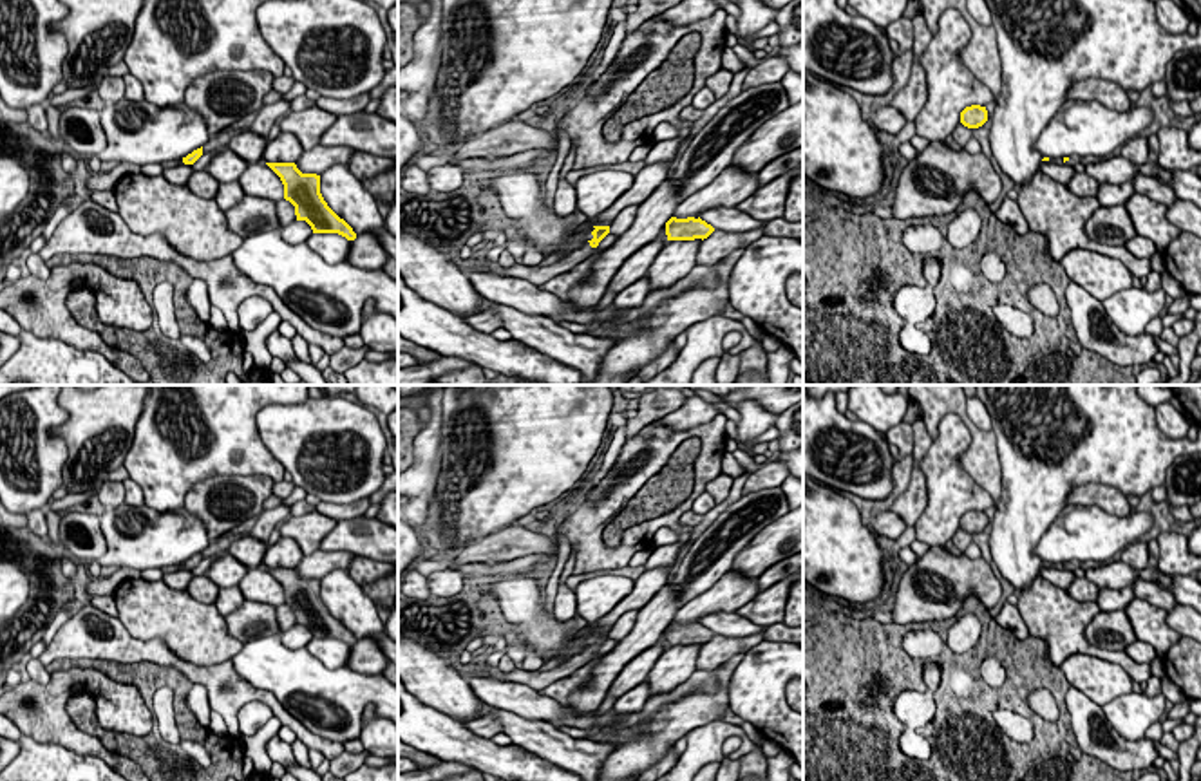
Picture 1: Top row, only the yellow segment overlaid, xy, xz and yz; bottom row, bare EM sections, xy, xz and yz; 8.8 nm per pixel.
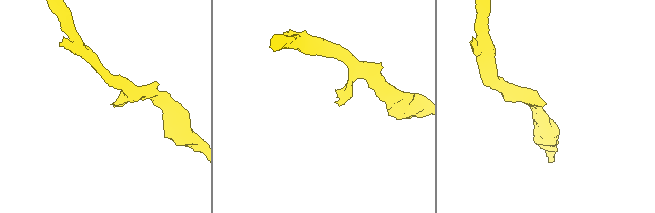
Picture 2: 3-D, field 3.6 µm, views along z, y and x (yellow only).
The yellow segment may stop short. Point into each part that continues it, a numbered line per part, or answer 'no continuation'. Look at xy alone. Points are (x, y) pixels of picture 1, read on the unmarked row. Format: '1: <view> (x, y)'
no continuation

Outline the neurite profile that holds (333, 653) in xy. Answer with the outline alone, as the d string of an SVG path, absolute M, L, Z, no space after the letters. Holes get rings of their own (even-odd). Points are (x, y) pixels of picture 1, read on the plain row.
M313 638L306 647L327 669L345 667L351 653L351 645L338 638Z

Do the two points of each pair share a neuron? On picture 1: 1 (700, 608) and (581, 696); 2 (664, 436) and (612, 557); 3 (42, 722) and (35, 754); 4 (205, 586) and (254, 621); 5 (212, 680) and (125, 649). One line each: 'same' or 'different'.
1: same
2: same
3: different
4: same
5: same

